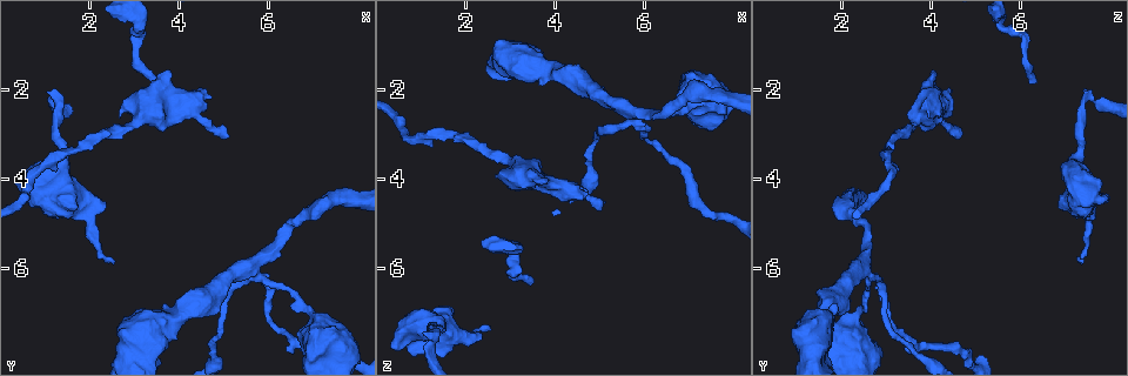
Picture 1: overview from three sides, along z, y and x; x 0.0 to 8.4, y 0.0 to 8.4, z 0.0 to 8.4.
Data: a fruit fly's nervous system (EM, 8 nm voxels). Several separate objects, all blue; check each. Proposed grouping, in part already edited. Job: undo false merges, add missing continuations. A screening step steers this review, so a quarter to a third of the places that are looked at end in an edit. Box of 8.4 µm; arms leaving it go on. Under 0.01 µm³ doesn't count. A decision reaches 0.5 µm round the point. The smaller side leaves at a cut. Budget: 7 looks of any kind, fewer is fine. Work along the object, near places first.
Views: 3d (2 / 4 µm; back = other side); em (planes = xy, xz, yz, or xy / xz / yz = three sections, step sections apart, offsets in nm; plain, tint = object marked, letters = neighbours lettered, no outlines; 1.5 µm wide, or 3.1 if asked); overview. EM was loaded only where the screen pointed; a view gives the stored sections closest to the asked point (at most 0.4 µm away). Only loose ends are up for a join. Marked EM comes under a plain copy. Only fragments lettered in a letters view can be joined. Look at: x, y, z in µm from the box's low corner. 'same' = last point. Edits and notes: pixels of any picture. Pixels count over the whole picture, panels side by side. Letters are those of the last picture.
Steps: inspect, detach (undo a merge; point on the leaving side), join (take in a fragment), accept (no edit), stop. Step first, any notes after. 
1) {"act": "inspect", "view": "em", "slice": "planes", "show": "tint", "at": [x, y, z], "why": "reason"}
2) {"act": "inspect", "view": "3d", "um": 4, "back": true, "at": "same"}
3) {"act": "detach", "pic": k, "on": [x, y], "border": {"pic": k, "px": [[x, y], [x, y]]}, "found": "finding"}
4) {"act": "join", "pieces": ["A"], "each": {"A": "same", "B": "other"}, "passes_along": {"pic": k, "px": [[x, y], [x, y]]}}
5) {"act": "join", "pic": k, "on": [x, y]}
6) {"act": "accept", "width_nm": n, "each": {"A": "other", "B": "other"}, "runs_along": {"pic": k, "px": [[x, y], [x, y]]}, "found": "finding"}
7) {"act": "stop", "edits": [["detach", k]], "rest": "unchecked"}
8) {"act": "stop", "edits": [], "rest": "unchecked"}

{"act": "inspect", "view": "3d", "um": 2, "at": [4.75, 2.15, 4.40], "why": "thick end"}

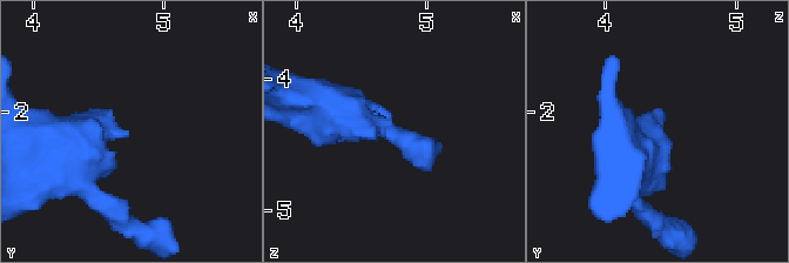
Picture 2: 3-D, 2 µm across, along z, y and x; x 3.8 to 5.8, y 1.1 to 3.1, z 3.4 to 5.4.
{"act": "inspect", "view": "em", "slice": "yz", "step": 8, "show": "tint", "at": [4.72, 2.20, 4.34]}

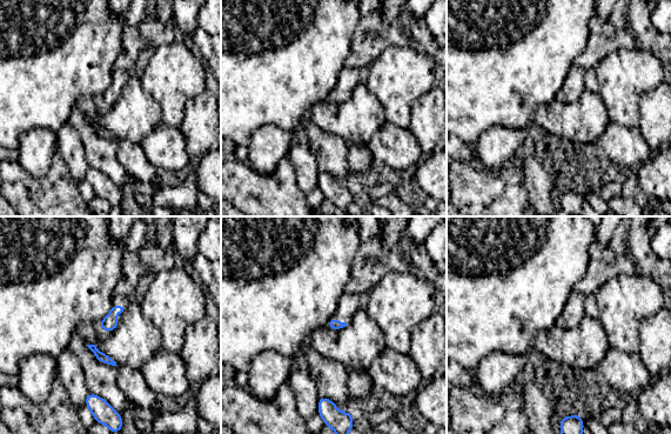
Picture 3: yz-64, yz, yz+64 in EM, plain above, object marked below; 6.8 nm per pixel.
{"act": "inspect", "view": "em", "slice": "planes", "show": "letters", "at": "same"}

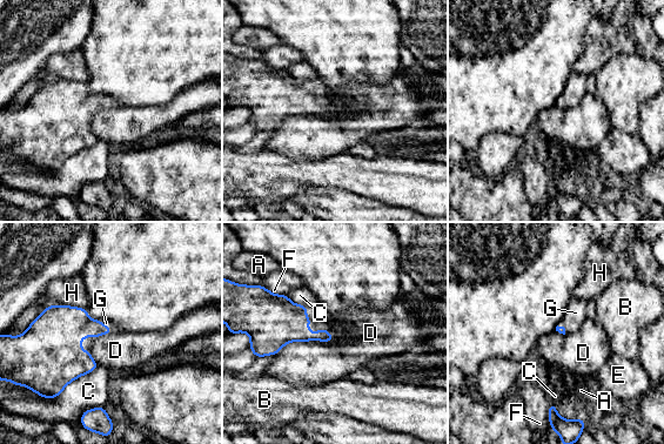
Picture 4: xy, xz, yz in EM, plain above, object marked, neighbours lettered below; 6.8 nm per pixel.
{"act": "join", "pieces": ["G"], "each": {"A": "other", "B": "other", "C": "other", "D": "other", "E": "other", "F": "other", "G": "same", "H": "other"}, "passes_along": {"pic": 4, "px": [[71, 324], [107, 327], [114, 328]]}, "found": "the neuron continues"}

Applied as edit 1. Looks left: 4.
{"act": "inspect", "view": "em", "slice": "planes", "show": "letters", "at": [5.65, 6.00, 2.55], "why": "four or more arms meet"}

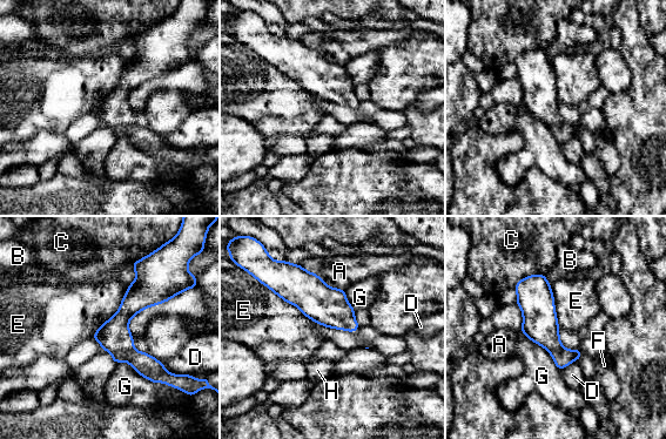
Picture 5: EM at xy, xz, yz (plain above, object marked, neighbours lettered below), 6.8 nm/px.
{"act": "detach", "pic": 5, "on": [146, 365], "each": {"A": "other", "B": "other", "C": "other", "D": "other", "E": "other", "F": "other", "G": "other", "H": "other"}, "border": {"pic": 5, "px": [[134, 349], [112, 353]]}, "found": "two neurons meet here"}

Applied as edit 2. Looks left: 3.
{"act": "inspect", "view": "3d", "um": 2, "at": [3.05, 0.60, 5.70], "why": "abrupt turn"}

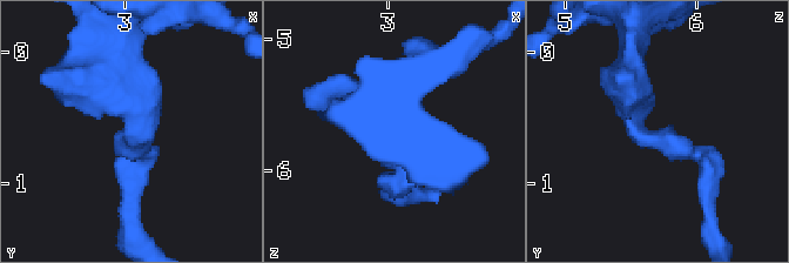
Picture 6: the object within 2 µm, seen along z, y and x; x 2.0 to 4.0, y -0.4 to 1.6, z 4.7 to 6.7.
{"act": "inspect", "view": "em", "slice": "yz", "step": 4, "show": "letters", "at": [3.08, 0.64, 5.68], "arm_widths_nm": [160, 340], "why": "now the EM"}

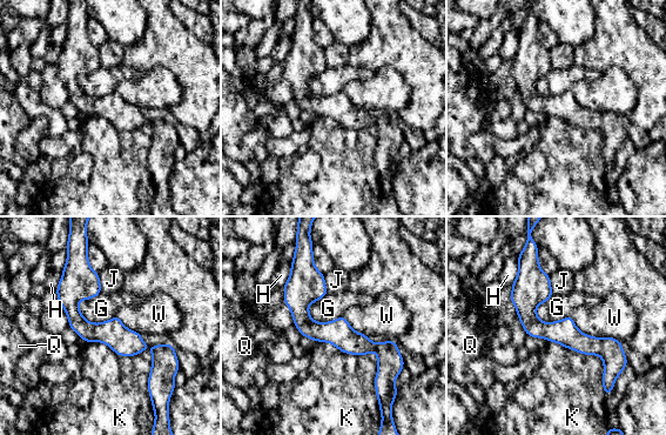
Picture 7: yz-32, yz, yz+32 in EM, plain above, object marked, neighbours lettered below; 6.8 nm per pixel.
{"act": "accept", "longest_contact_nm": ["K", 500], "each": {"G": "other", "H": "other", "J": "other", "K": "other", "Q": "other", "W": "other"}, "found": "all the same neuron"}

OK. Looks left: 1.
{"act": "stop", "edits": [["join", 4], ["detach", 5]], "rest": "unchecked"}

